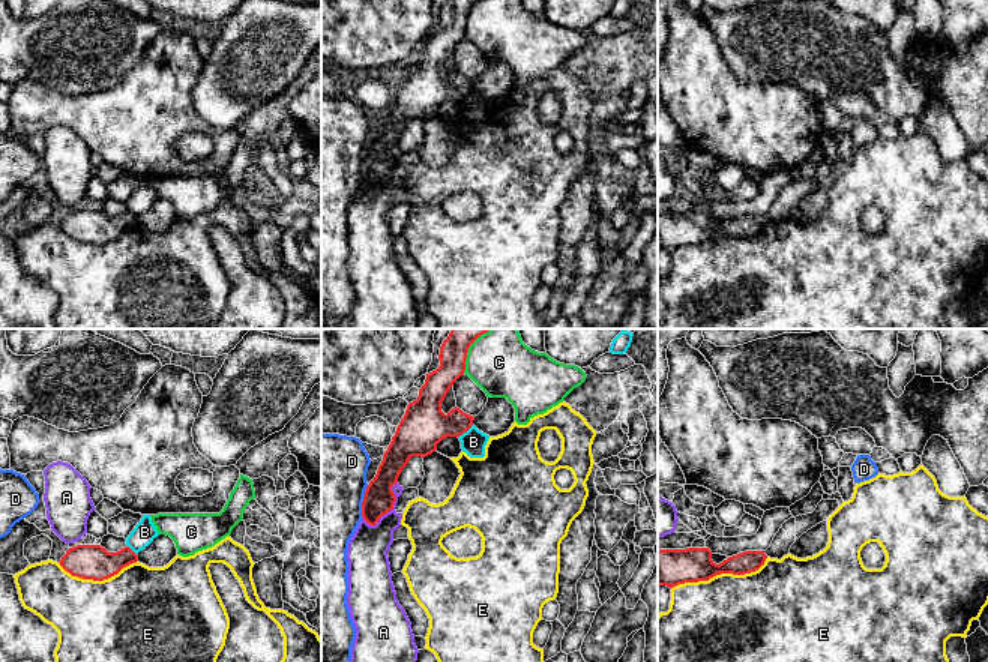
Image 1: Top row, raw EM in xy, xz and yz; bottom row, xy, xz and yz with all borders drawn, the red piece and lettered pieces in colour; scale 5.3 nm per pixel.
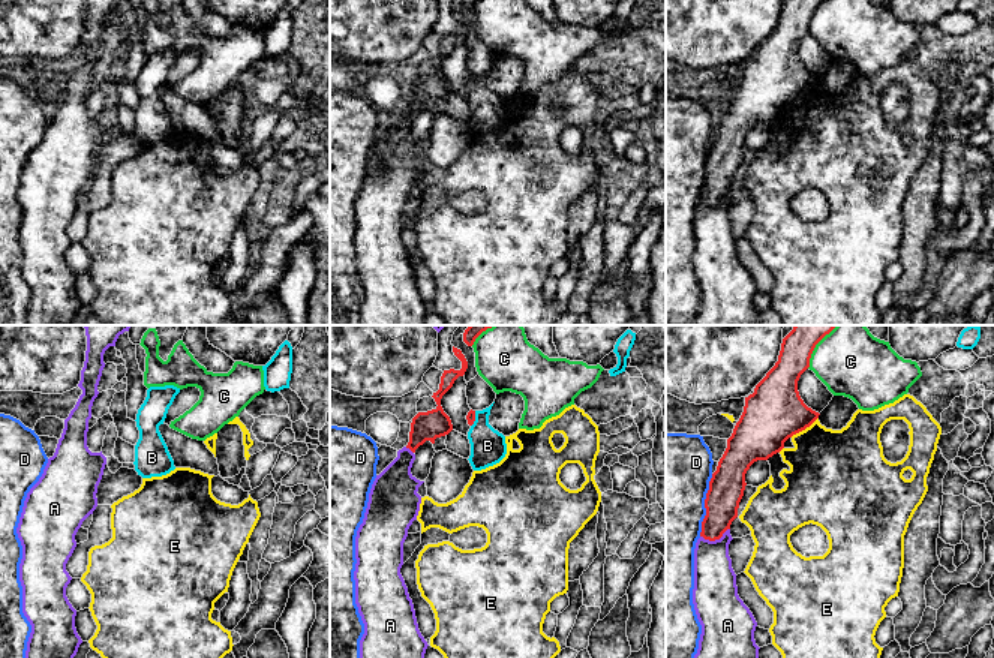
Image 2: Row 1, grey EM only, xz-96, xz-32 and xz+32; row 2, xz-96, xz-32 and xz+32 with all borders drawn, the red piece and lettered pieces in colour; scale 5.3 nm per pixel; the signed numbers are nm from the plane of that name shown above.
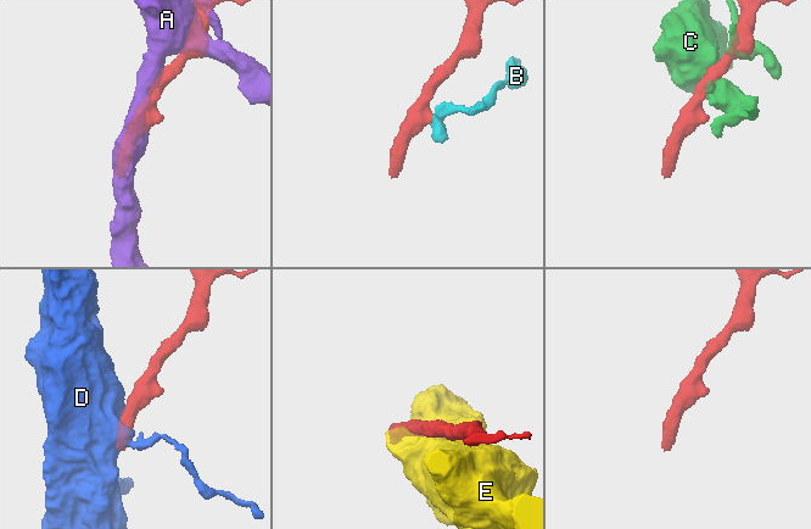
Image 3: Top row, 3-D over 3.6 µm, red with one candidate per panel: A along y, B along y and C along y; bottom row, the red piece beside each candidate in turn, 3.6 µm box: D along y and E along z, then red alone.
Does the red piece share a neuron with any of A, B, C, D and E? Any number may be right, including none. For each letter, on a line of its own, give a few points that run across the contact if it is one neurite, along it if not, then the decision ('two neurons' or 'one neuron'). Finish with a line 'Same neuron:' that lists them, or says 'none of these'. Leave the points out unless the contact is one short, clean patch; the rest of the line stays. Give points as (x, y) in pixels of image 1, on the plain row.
A: two neurons
B: xz (472, 87), (458, 101) | two neurons
C: two neurons
D: two neurons
E: two neurons
Same neuron: none of these

